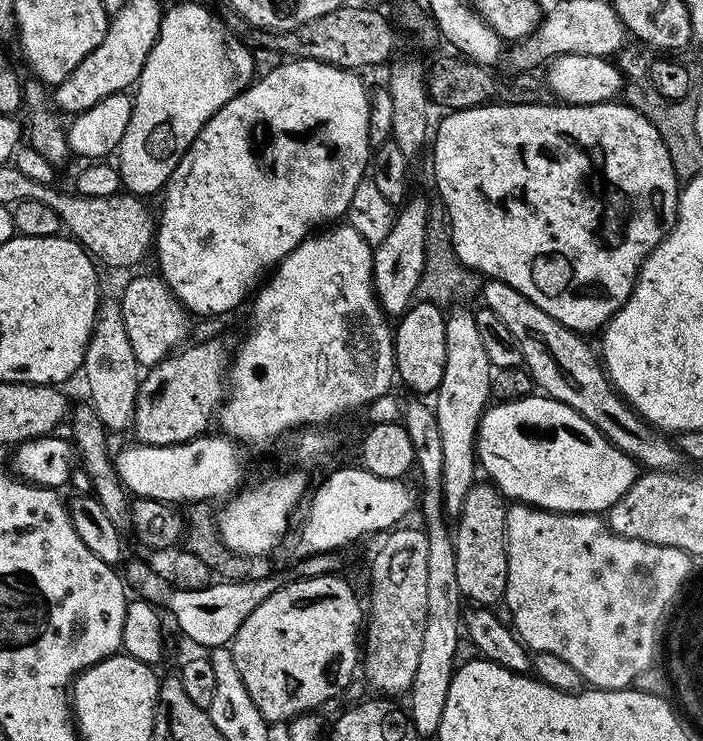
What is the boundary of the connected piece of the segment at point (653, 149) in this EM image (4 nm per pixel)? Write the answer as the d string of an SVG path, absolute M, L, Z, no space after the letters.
M489 102L477 108L449 111L446 115L448 117L434 128L434 139L430 144L432 176L436 179L437 190L440 191L439 203L448 211L448 221L452 223L452 245L460 261L481 277L495 278L514 286L518 294L530 298L530 302L534 302L538 310L546 310L546 314L562 322L562 326L574 332L589 334L588 332L594 331L595 328L596 331L603 329L608 319L628 300L644 259L658 247L676 220L682 184L677 179L670 154L667 153L658 130L638 109L625 102L546 103L512 105L507 102Z

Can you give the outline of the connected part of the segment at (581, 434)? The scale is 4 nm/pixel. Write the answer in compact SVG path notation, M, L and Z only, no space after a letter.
M543 394L496 402L485 408L476 428L476 458L483 475L485 472L485 477L509 501L547 508L550 512L607 513L634 486L638 475L636 461L614 447L582 414Z

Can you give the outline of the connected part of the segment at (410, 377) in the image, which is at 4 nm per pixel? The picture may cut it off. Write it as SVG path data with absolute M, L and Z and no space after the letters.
M425 300L413 303L394 324L394 347L396 349L396 374L412 394L435 393L446 370L446 312L439 304Z

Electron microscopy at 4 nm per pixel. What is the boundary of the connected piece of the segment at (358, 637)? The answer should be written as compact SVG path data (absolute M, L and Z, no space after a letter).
M333 574L331 576L311 576L310 578L302 578L301 580L288 580L284 587L274 590L274 594L270 594L270 598L266 598L266 602L262 602L258 606L254 606L254 610L250 613L250 618L246 618L246 622L242 622L242 626L238 626L238 634L234 634L231 642L232 657L234 658L234 666L238 666L238 674L242 674L242 682L246 686L246 694L250 694L250 698L254 698L254 706L258 706L258 710L262 714L262 718L268 721L269 725L283 725L289 720L295 720L297 716L303 716L311 713L313 710L320 710L327 700L332 700L339 694L343 688L348 688L352 684L352 675L357 675L358 665L362 660L362 625L366 620L366 608L356 597L356 592L343 580L343 575Z

